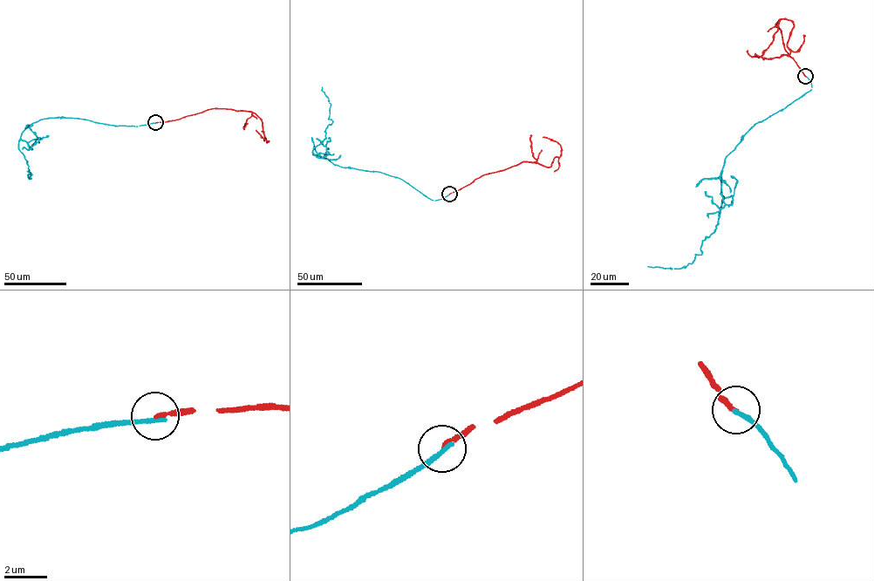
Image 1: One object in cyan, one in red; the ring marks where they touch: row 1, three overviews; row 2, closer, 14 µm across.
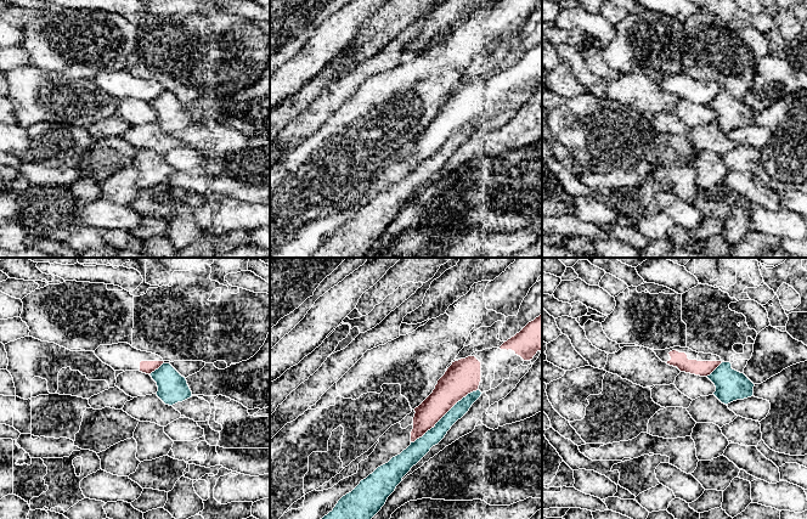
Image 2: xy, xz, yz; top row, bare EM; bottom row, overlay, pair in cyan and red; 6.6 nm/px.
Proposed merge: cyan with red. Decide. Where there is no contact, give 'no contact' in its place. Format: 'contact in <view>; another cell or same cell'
contact in xz; another cell

